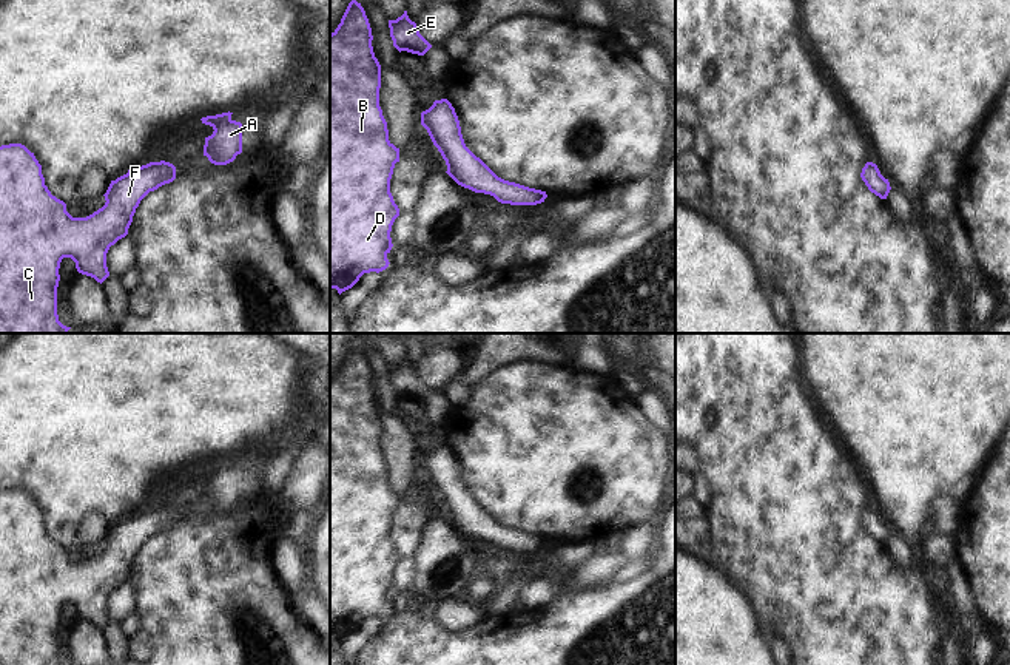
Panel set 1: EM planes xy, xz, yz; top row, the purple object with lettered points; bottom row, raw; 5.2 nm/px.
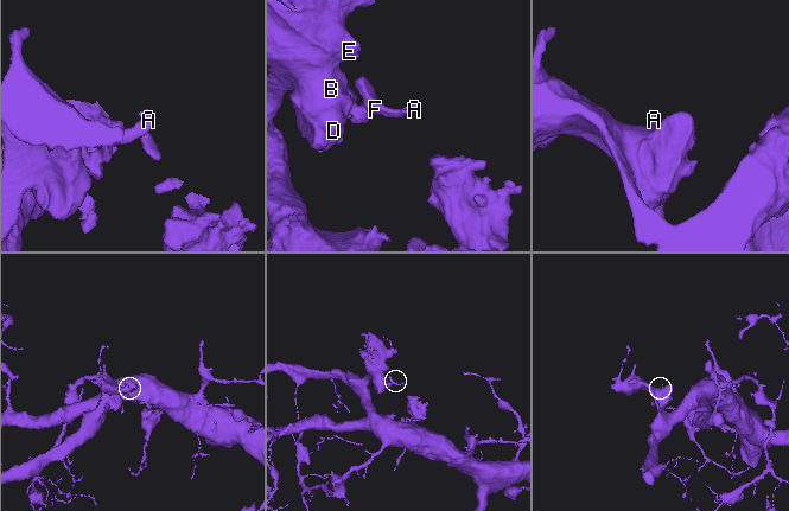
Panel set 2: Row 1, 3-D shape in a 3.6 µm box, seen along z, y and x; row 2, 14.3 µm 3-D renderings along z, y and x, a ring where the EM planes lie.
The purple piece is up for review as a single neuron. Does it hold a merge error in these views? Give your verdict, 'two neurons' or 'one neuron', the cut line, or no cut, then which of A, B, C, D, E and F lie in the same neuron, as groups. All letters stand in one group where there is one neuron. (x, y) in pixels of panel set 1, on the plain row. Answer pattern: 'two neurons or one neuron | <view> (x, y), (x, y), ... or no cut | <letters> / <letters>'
one neuron | no cut | A B C D E F

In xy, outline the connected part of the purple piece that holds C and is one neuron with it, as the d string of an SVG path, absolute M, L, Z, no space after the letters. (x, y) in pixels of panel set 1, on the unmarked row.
M22 489L0 492L0 665L59 665L57 633L63 603L76 608L79 619L103 628L108 622L106 599L128 580L140 546L159 532L176 525L170 508L150 508L130 512L128 518L111 526L105 551L86 563L72 563L66 549L45 531L42 511Z

